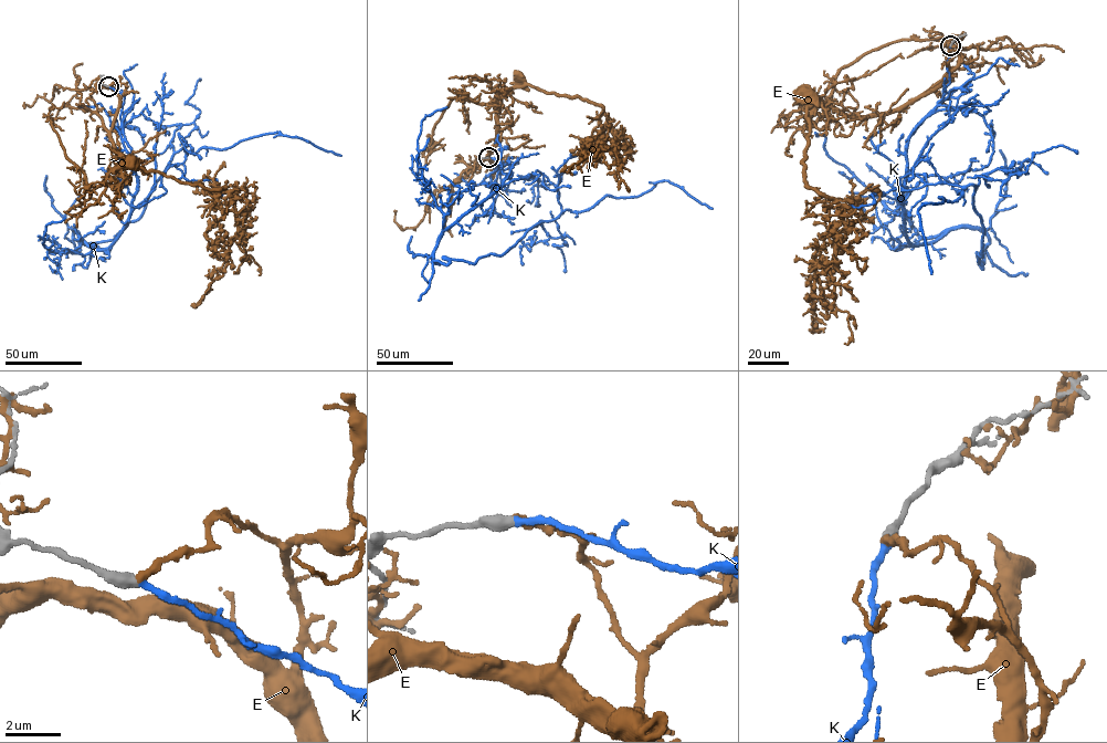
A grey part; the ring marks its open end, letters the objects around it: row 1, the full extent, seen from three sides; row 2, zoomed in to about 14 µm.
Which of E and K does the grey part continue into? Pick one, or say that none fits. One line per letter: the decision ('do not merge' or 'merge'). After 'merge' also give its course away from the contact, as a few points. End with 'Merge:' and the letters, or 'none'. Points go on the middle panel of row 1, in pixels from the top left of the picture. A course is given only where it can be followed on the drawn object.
E: do not merge
K: merge; course (488, 157), (510, 175), (443, 231), (432, 262), (501, 255), (565, 210), (659, 181), (712, 209)
Merge: K

